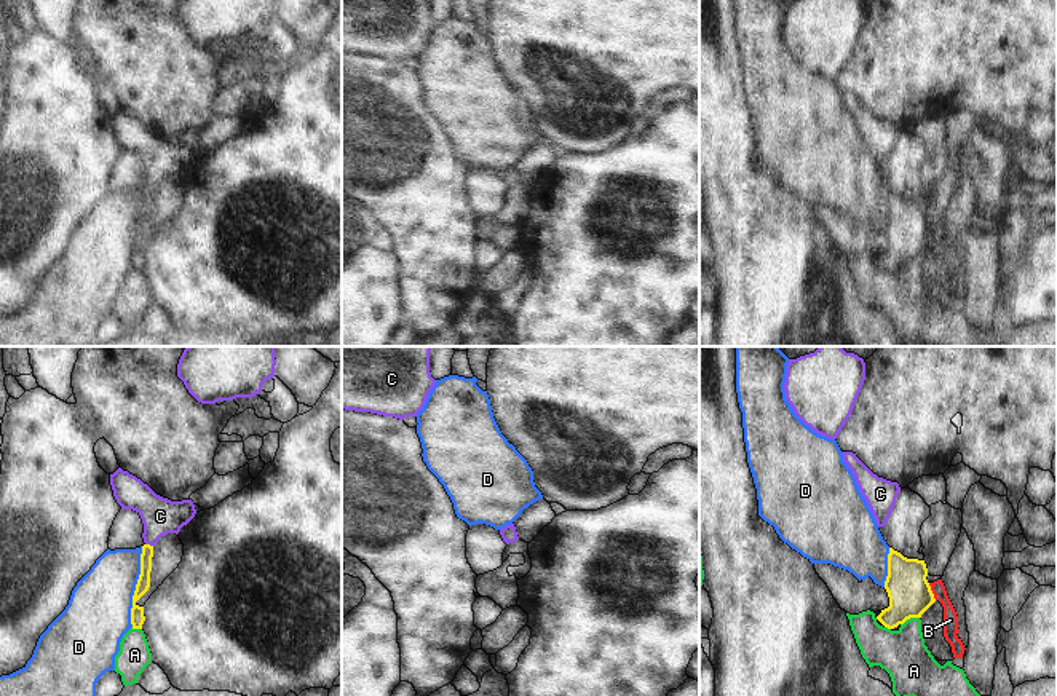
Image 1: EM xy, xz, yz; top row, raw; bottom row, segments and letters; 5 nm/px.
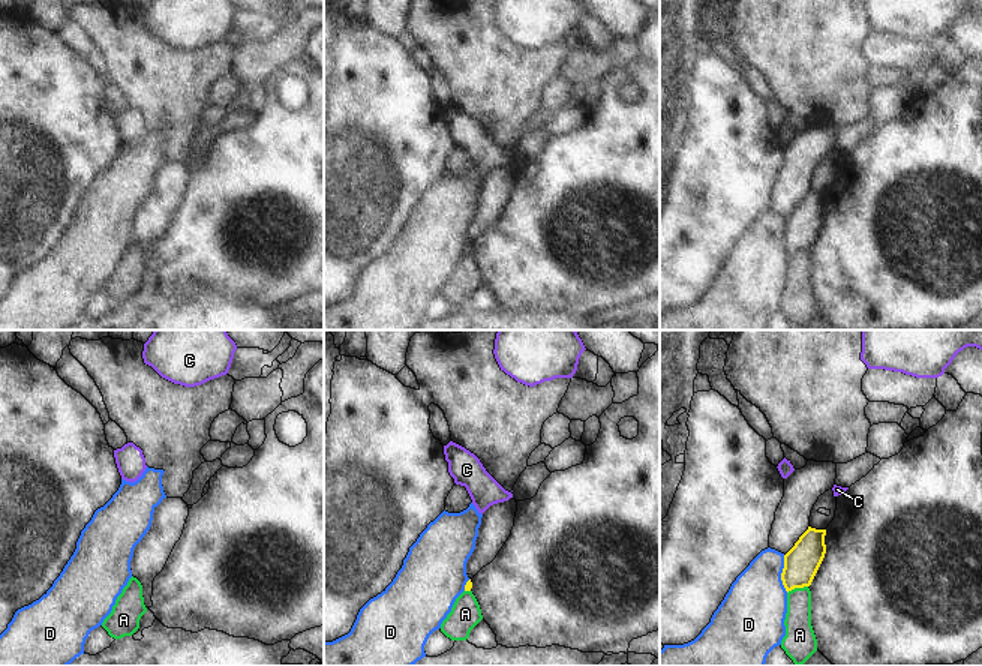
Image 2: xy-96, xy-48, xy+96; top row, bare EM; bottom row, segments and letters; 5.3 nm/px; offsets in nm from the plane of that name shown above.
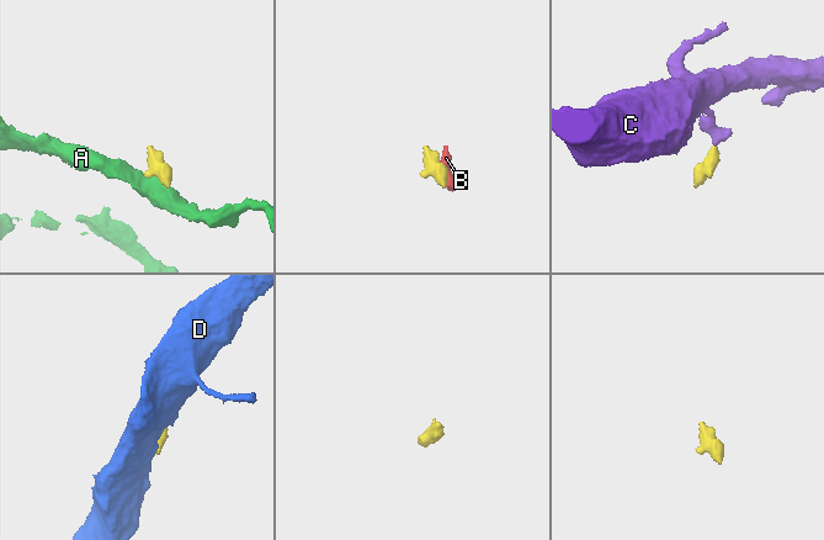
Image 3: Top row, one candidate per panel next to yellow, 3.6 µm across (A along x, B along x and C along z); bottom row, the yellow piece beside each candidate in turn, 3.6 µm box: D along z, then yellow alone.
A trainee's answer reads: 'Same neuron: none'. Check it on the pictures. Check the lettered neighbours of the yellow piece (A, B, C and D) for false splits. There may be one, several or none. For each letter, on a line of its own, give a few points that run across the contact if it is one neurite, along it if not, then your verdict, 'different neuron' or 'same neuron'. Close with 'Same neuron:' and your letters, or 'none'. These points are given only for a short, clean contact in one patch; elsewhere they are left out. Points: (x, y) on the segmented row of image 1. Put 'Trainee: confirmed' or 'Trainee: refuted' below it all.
A: line yz (918, 616), (910, 616), (901, 624); different neuron
B: line yz (928, 583), (936, 599); different neuron
C: line xy (142, 585), (149, 545), (160, 516); same neuron
D: different neuron
Same neuron: C
Trainee: refuted

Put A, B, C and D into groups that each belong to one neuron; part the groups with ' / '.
A / B / C / D

